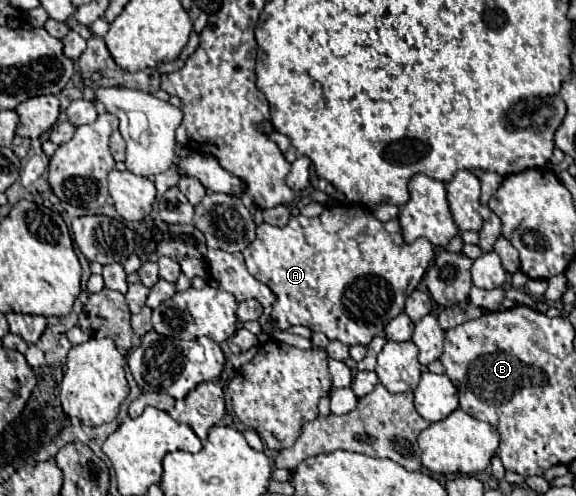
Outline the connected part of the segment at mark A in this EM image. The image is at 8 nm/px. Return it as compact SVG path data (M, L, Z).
M330 205L318 217L290 217L286 227L272 227L268 223L258 225L256 239L244 249L244 259L248 271L276 295L272 321L278 329L286 331L292 325L304 325L324 333L328 339L338 339L352 347L368 345L372 337L384 335L384 327L404 311L410 279L426 273L434 259L434 249L428 239L416 239L406 245L398 219L382 223L362 205Z

